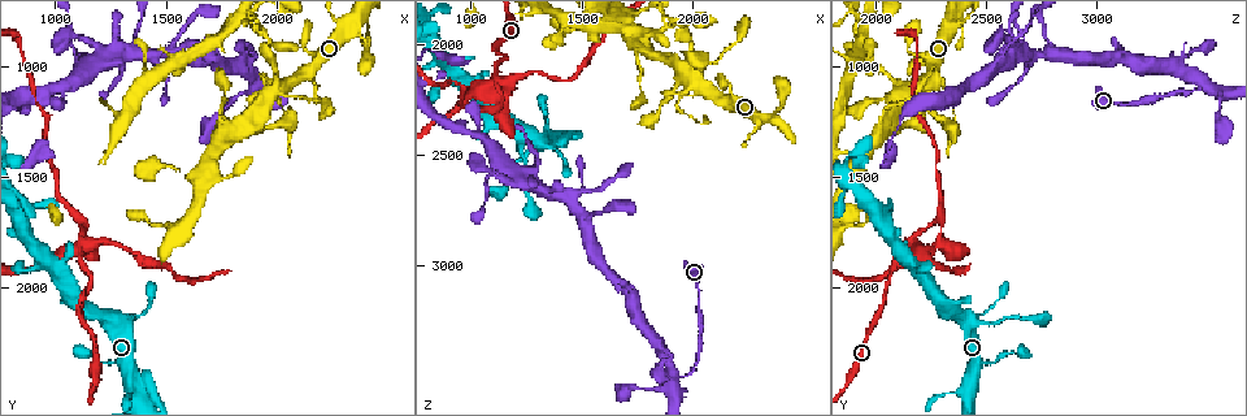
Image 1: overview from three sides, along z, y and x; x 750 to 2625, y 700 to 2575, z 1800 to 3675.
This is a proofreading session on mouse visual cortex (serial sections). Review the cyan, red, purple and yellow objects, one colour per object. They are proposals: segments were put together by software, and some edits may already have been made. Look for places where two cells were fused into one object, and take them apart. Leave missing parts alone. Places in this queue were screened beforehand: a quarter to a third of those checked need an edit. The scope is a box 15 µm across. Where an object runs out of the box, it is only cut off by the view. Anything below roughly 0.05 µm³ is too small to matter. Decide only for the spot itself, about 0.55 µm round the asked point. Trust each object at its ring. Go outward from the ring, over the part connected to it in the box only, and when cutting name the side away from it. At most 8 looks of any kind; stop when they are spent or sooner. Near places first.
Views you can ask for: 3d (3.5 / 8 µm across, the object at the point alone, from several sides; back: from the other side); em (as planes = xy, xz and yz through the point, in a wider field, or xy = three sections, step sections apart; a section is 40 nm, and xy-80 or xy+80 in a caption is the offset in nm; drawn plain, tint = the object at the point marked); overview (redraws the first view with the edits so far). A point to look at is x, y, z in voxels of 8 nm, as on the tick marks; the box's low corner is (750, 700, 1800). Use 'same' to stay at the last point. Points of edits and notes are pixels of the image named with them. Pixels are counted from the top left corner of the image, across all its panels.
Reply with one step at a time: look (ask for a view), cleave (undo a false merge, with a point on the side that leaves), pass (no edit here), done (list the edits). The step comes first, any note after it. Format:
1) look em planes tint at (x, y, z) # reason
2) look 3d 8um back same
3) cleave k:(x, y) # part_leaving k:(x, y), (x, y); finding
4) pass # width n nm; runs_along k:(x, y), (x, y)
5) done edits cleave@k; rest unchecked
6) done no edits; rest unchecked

look 3d 3.5um back at (1980, 1110, 2110) # abrupt turn

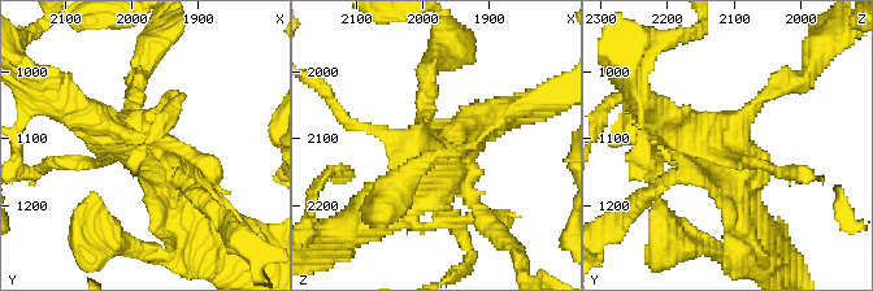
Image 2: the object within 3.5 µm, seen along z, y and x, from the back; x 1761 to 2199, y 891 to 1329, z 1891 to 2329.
pass # runs_along 2:(363, 224), (426, 160), (478, 134); one cell here

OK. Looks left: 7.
look 3d 8um at (1130, 1790, 2160)

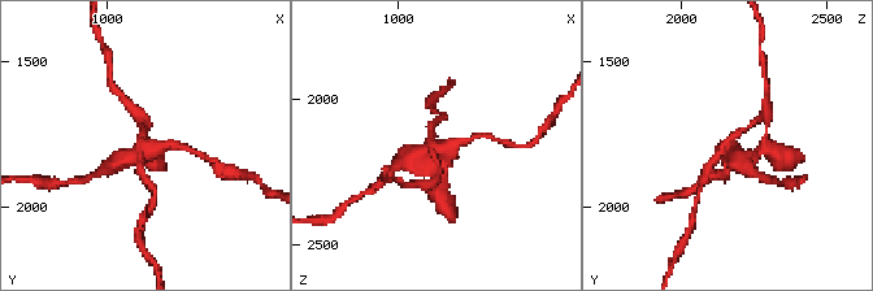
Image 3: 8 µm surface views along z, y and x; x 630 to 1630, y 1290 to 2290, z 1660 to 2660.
look 3d 3.5um at (1140, 1800, 2180)

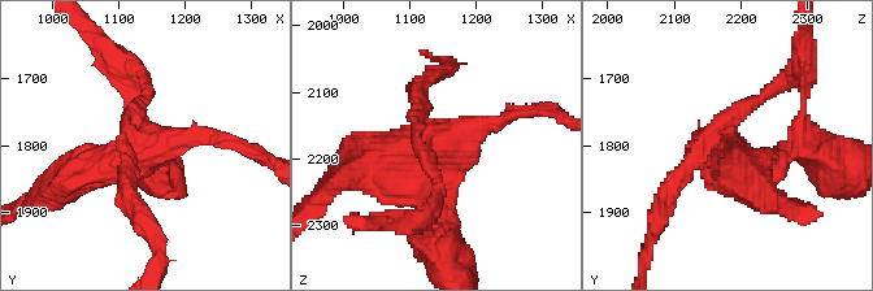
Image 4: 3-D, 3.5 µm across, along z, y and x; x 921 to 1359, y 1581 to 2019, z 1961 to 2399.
look em xy step 1 tint at (1135, 1795, 2175)

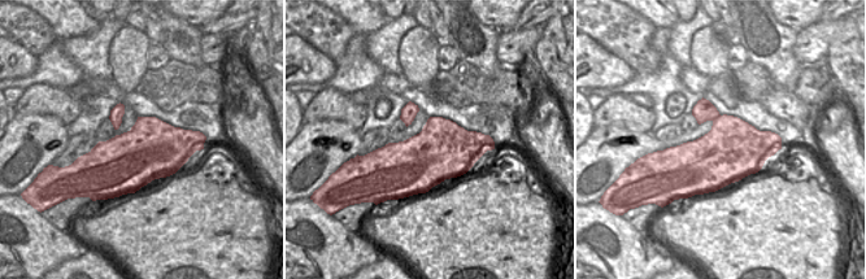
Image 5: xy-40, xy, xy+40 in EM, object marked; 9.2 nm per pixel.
cleave 4:(78, 159) # a second cell is stuck on

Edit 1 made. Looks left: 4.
look overview # redraw

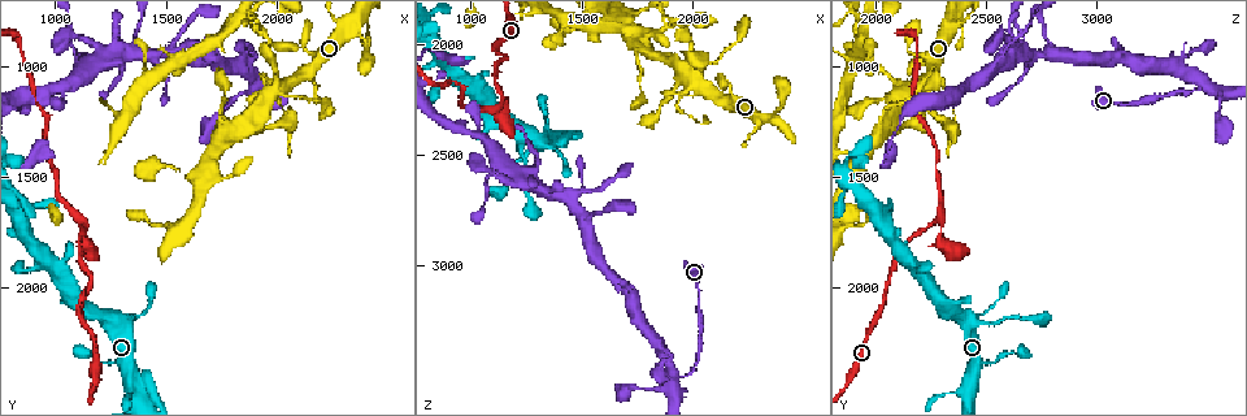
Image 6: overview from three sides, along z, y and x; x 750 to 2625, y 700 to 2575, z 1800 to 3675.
look 3d 3.5um at (910, 1160, 2160) # thin neck

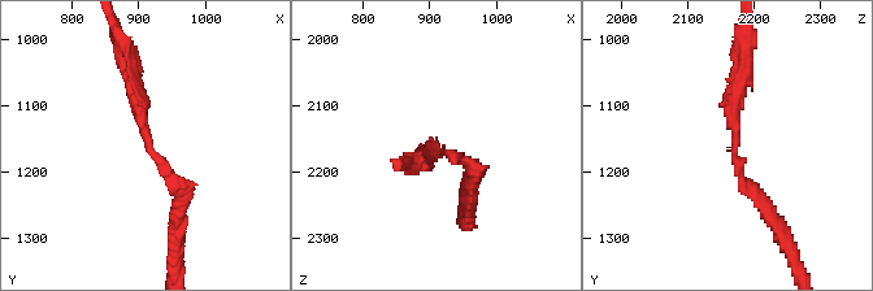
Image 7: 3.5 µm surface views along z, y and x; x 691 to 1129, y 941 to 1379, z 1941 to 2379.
look em planes tint at (925, 1170, 2165) # arm_widths 200, 200 nm; now the EM

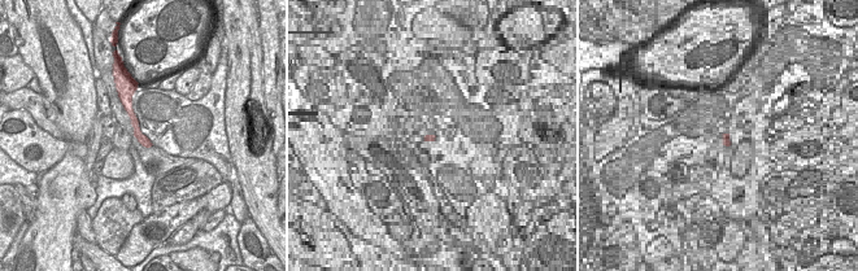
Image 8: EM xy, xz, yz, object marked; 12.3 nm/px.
pass # runs_along 8:(127, 96), (136, 132), (148, 144); one cell here

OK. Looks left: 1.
done edits cleave@4; rest unchecked

